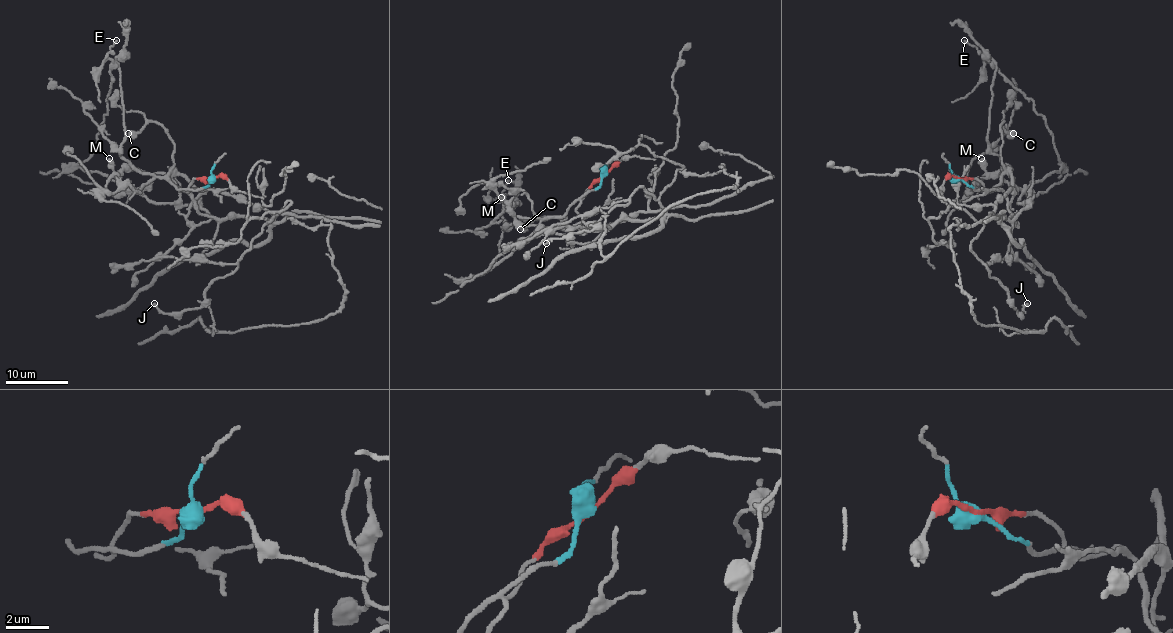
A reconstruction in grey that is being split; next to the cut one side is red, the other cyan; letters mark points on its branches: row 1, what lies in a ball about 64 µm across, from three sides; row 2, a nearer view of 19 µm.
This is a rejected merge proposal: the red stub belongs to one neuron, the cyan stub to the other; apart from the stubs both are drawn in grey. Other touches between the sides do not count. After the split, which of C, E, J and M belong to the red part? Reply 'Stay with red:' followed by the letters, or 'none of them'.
Stay with red: E, M

